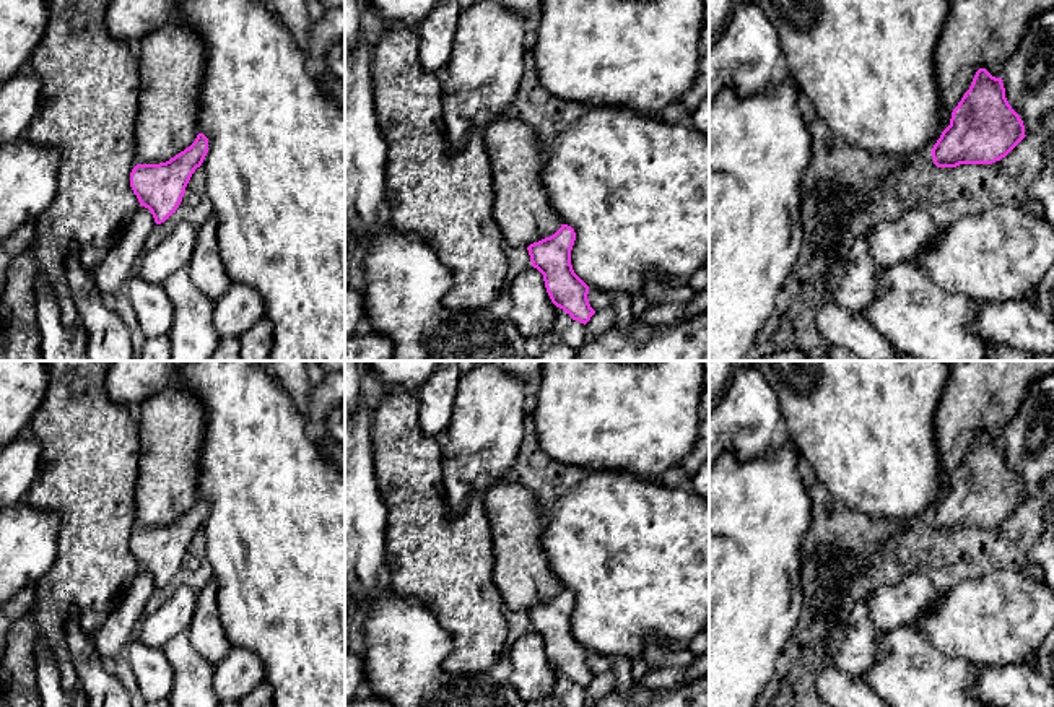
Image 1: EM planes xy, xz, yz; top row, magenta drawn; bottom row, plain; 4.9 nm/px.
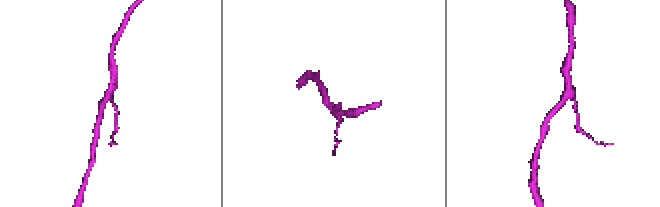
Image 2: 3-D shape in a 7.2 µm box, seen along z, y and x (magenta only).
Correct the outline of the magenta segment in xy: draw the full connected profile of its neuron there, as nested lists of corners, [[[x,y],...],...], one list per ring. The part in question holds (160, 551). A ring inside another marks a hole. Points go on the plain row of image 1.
[[[198,497],[195,505],[159,528],[137,528],[130,536],[130,551],[140,570],[151,575],[155,587],[164,587],[181,569],[185,551],[208,517],[208,502]]]

